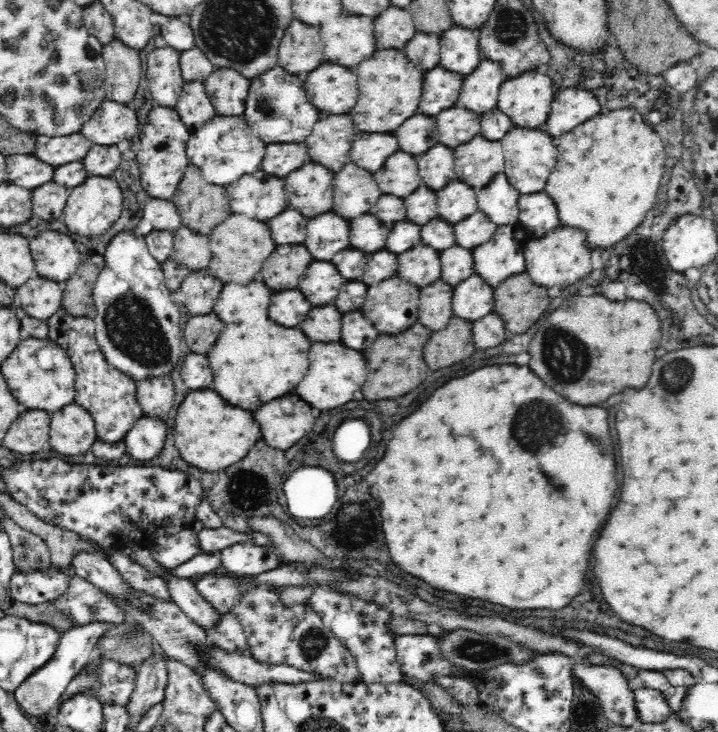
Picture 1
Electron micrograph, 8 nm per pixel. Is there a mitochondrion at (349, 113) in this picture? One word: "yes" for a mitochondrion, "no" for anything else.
no

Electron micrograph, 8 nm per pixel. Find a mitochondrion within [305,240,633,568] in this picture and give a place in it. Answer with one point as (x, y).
(567, 357)

